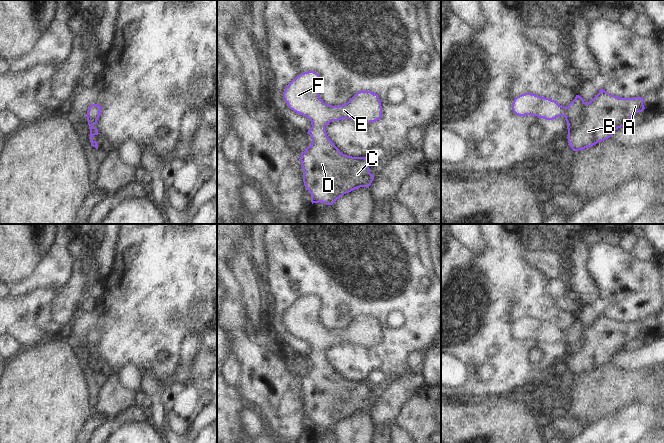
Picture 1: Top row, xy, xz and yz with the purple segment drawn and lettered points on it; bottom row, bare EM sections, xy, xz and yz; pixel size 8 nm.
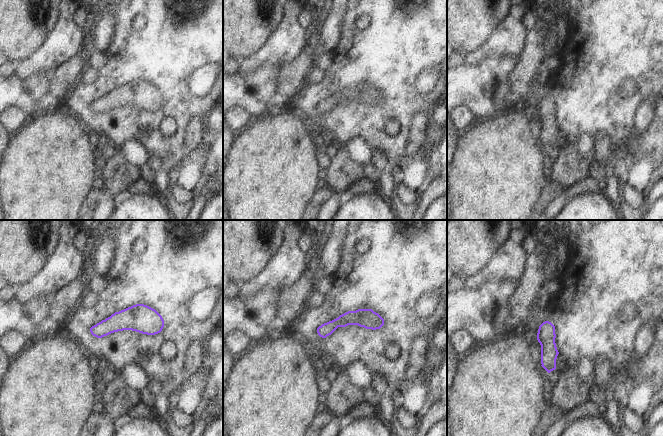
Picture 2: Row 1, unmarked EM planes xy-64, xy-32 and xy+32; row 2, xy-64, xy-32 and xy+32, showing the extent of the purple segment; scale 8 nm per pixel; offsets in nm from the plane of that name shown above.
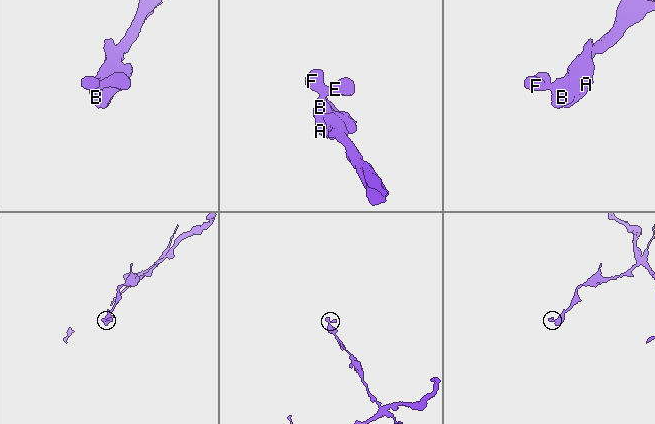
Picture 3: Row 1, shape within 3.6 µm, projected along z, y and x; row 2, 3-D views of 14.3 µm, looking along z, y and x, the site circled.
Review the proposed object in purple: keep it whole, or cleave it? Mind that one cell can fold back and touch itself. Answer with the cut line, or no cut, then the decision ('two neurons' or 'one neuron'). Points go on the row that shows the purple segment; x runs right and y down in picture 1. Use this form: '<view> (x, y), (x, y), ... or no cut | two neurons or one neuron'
no cut | one neuron

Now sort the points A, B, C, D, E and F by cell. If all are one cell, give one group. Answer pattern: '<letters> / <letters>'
A B C D E F

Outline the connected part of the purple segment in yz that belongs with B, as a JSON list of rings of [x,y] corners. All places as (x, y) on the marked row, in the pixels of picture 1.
[[[603,89],[588,103],[576,95],[567,106],[531,93],[515,97],[512,110],[518,116],[537,116],[553,120],[564,116],[568,129],[568,145],[573,151],[583,150],[612,137],[615,130],[645,109],[643,98],[621,98]]]

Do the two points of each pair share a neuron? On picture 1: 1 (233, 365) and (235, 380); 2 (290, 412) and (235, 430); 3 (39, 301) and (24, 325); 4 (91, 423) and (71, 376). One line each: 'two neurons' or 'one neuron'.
1: one neuron
2: two neurons
3: one neuron
4: two neurons

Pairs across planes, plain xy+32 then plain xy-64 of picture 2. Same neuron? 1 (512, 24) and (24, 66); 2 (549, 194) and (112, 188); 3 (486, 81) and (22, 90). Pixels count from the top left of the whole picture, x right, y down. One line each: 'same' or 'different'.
1: same
2: different
3: same

